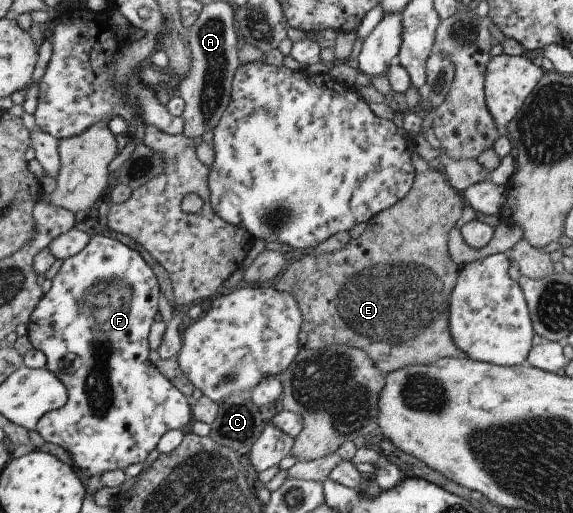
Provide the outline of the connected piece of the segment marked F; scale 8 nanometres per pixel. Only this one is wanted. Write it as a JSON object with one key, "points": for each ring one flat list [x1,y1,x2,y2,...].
{"points":[[91,235,90,241,84,249,79,251,78,255,63,260,63,264,59,267,59,271,51,279,51,287,49,291,42,295,39,302,35,305,28,323,26,324,26,335,31,342,33,348,40,351,45,356,44,367,50,370,59,379,59,382,66,390,66,403,57,410,49,411,41,417,35,425,34,431,41,436,44,442,52,443,61,447,65,453,68,453,76,467,87,480,91,477,101,477,103,473,114,470,124,472,127,467,132,464,142,464,147,455,156,449,157,443,160,441,161,435,170,430,186,430,191,423,191,400,187,399,174,387,153,364,149,362,149,347,147,337,149,329,154,321,153,317,158,312,158,284,149,265,141,259,137,251,129,249,125,243,120,243,117,239,113,240,103,235]]}

